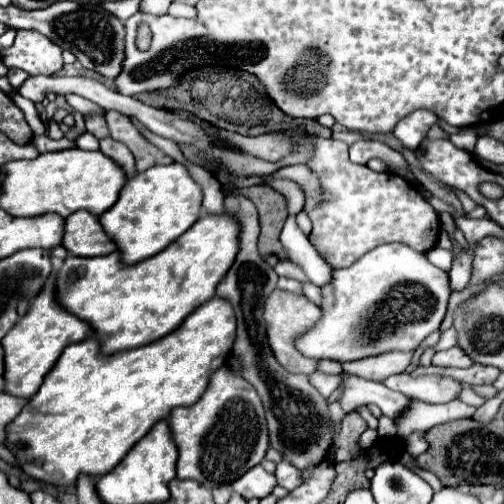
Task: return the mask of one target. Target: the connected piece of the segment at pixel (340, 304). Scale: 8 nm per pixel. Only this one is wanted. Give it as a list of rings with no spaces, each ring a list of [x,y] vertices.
[[[388,243],[372,249],[370,253],[360,257],[354,265],[334,271],[334,281],[322,287],[322,293],[324,293],[322,303],[324,315],[314,329],[304,333],[304,337],[296,341],[296,347],[300,347],[300,351],[306,357],[336,359],[344,363],[356,361],[360,357],[372,357],[376,353],[388,353],[388,349],[404,349],[404,351],[416,349],[432,331],[440,327],[448,309],[450,285],[448,273],[434,267],[424,253],[416,253],[412,247],[402,243]]]

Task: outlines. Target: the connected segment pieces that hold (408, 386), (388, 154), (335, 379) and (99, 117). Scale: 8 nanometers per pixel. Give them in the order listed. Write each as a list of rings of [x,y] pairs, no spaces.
[[[410,373],[390,375],[382,383],[392,391],[398,391],[410,399],[418,399],[424,403],[448,403],[456,397],[460,389],[468,387],[466,383],[454,381],[450,377],[438,377],[438,375],[412,377]]]
[[[356,141],[352,147],[350,147],[350,161],[352,163],[358,163],[358,165],[366,165],[368,159],[372,157],[378,157],[386,163],[390,163],[390,169],[394,167],[408,167],[406,159],[402,157],[402,153],[390,149],[388,145],[380,143],[380,141]]]
[[[316,371],[316,373],[310,375],[312,385],[316,385],[316,389],[318,389],[324,397],[328,397],[328,395],[342,383],[340,379],[342,379],[340,375],[328,375],[328,373],[320,373],[320,371]]]
[[[90,113],[84,117],[86,119],[86,131],[92,133],[94,137],[102,139],[102,137],[108,137],[108,127],[106,127],[106,121],[104,121],[104,113]]]

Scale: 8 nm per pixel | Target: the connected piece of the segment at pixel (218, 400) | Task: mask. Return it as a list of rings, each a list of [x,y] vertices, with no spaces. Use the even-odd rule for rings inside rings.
[[[222,367],[210,377],[206,393],[192,407],[176,407],[170,413],[170,429],[180,451],[178,479],[194,479],[212,487],[224,487],[258,465],[268,449],[268,427],[256,389],[232,369]]]

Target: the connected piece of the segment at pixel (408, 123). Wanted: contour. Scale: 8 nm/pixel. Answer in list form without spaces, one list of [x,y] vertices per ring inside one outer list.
[[[418,109],[418,111],[410,113],[408,117],[404,117],[404,119],[396,125],[394,135],[396,135],[408,149],[416,149],[436,121],[437,116],[432,111],[428,111],[428,109]]]

